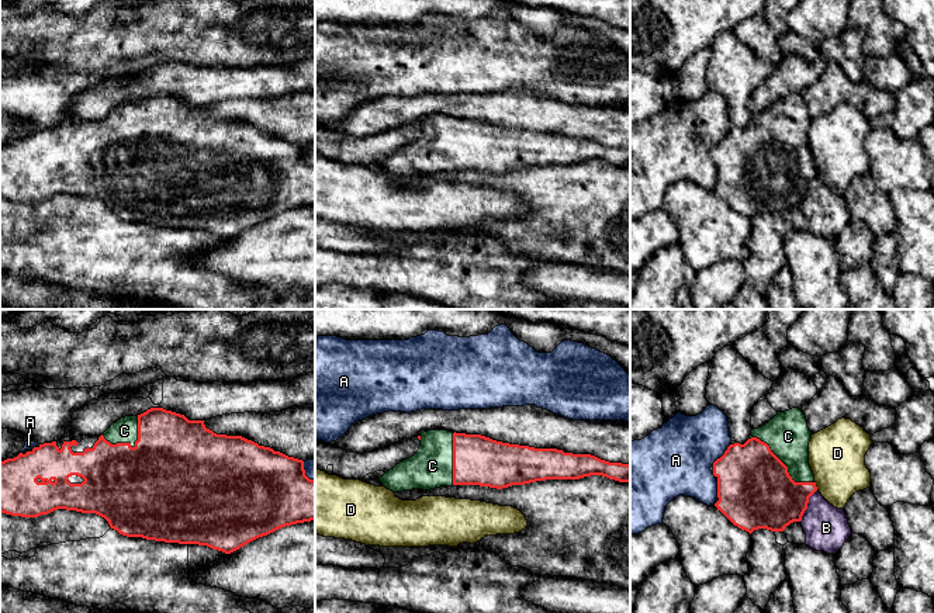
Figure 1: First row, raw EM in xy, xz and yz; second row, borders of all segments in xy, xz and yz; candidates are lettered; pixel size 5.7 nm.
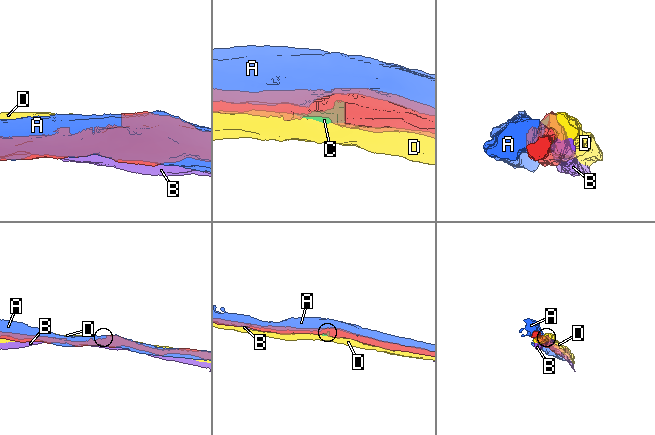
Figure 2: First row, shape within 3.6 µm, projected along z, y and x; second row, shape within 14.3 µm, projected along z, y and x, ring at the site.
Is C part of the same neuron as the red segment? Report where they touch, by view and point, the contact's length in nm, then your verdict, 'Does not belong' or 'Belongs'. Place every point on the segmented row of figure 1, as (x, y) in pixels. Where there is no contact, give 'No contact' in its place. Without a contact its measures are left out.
Touches red at yz (784, 464). Shared border 440 nm. Belongs

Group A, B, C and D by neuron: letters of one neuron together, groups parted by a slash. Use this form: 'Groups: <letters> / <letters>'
Groups: A / B / C / D

